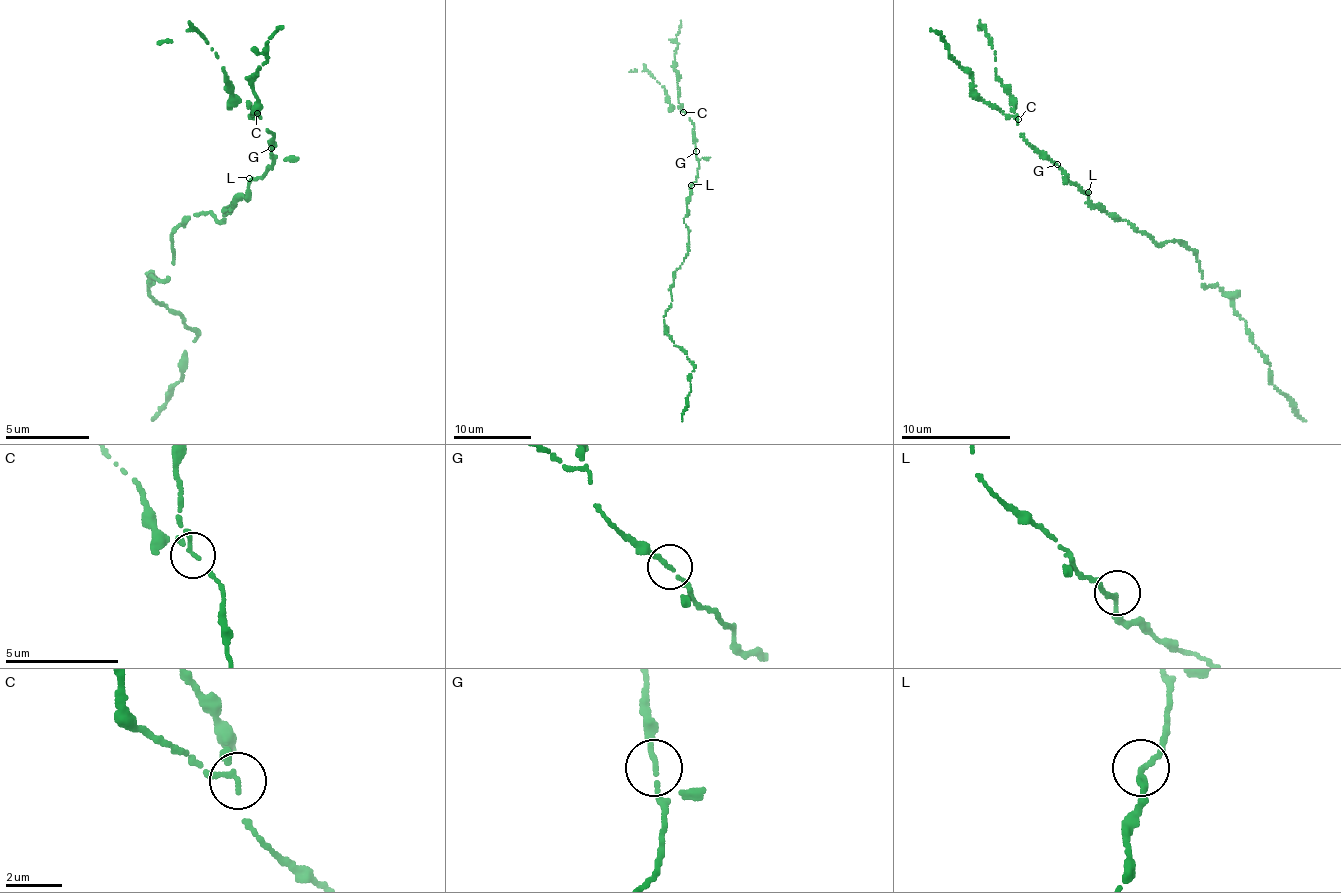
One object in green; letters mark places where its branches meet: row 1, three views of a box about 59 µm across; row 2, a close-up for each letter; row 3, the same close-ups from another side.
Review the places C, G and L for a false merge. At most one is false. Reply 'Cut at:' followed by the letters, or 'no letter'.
Cut at: C

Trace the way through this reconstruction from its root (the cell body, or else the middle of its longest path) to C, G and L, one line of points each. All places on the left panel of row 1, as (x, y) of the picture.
C: (229, 213), (222, 208), (233, 209), (248, 194), (249, 181), (273, 164), (275, 132), (256, 113)
G: (229, 213), (222, 208), (223, 211), (233, 209), (234, 202), (248, 194), (249, 181), (273, 164), (271, 148)
L: (229, 213), (222, 208), (223, 211), (233, 209), (234, 202), (248, 194), (249, 178)

